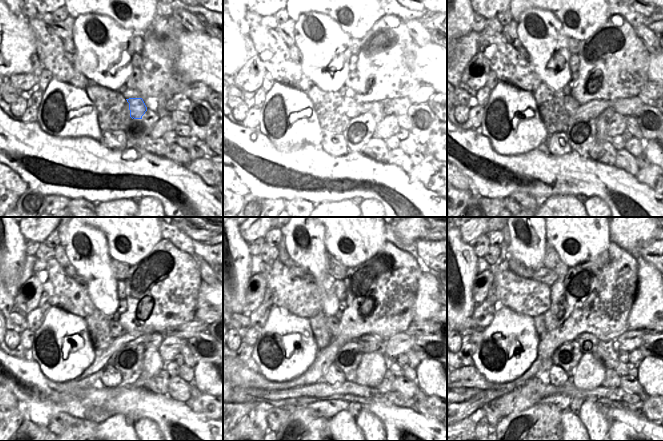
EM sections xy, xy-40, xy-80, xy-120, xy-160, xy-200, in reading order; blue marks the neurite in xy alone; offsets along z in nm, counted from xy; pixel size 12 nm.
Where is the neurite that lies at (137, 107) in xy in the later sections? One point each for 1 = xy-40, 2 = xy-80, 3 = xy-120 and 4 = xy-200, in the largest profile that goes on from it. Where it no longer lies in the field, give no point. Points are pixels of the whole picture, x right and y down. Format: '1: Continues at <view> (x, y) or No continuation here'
1: Continues at xy-40 (355, 103)
2: Continues at xy-80 (571, 104)
3: Continues at xy-120 (116, 328)
4: Continues at xy-200 (552, 321).

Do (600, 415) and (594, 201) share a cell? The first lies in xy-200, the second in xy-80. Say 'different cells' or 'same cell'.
same cell

